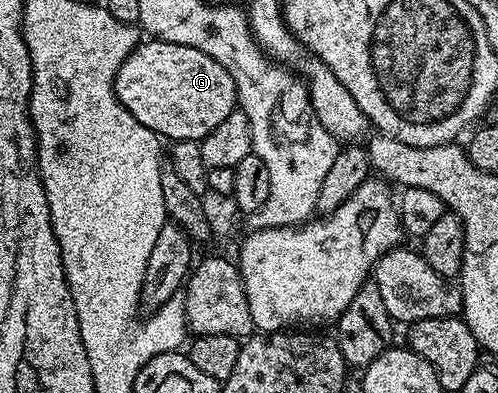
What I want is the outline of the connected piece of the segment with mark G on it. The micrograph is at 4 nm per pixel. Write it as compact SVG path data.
M157 38L132 50L118 69L114 86L120 104L146 129L168 141L201 141L238 107L235 81L214 57Z

